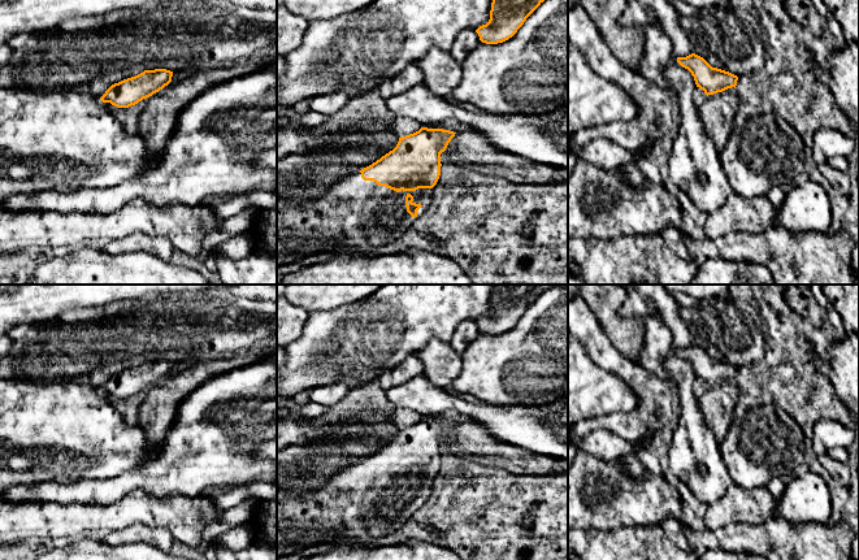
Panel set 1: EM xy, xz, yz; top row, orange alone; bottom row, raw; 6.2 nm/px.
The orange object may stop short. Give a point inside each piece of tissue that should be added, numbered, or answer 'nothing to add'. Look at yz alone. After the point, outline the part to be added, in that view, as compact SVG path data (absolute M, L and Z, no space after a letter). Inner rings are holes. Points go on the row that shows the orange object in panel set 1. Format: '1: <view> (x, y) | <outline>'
nothing to add

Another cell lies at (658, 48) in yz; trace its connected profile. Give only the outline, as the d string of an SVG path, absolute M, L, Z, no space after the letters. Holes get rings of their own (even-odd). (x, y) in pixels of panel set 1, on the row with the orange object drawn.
M656 22L648 23L643 30L646 44L638 73L660 88L671 91L671 84L663 70L672 53L672 42Z

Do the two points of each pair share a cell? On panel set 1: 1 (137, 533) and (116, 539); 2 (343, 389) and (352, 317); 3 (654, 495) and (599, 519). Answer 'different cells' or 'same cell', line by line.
1: same cell
2: different cells
3: same cell

